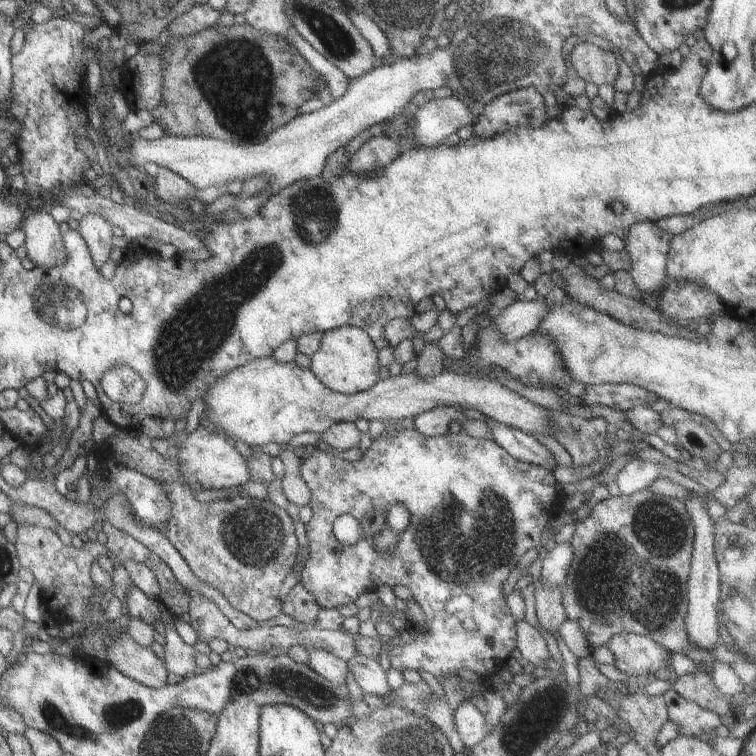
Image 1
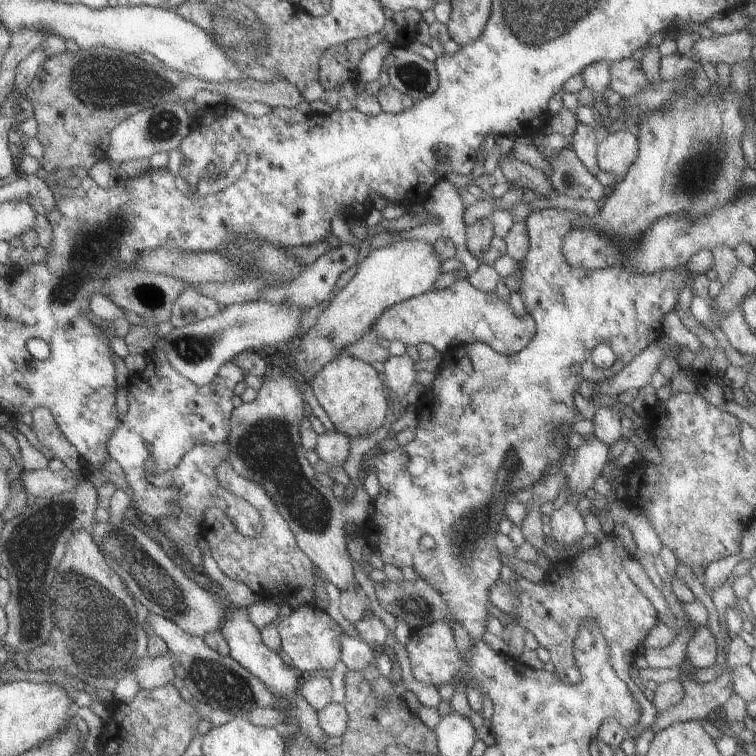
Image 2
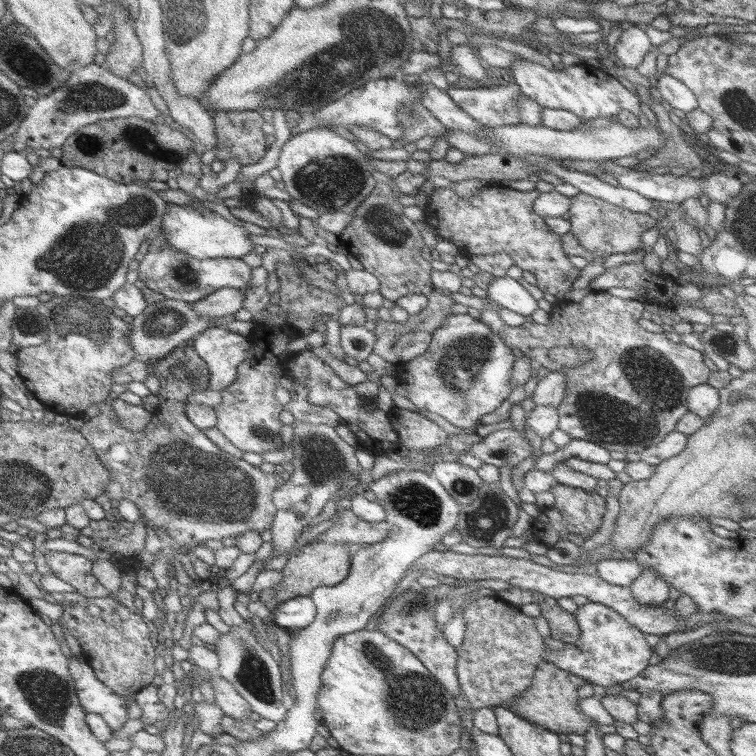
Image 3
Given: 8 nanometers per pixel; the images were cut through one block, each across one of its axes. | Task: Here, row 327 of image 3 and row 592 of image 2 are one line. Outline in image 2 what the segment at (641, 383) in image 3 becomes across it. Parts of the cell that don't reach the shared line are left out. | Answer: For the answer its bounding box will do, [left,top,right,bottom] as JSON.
[487,534,657,749]

